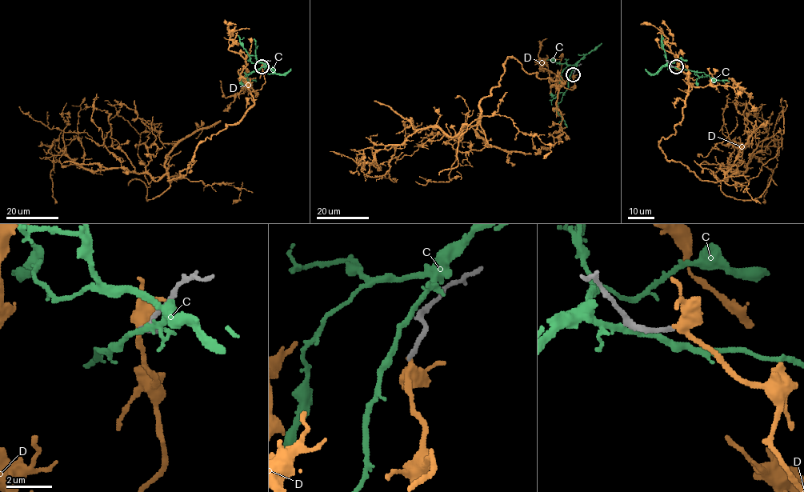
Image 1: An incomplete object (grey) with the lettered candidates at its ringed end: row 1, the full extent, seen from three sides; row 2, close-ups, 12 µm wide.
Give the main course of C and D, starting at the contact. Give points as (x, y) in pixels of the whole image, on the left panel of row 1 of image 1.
C: (262, 66), (247, 75), (248, 80), (256, 81)
D: (262, 66), (254, 104), (202, 141), (170, 182), (123, 168), (82, 168), (65, 154), (63, 132), (19, 106)

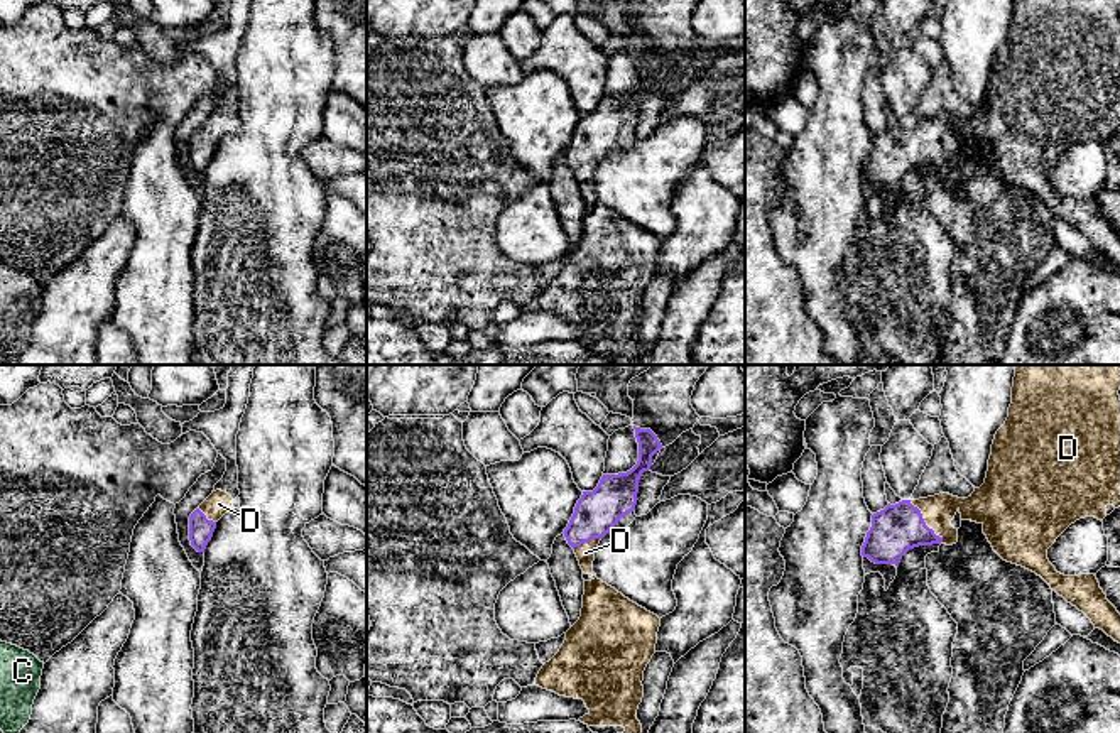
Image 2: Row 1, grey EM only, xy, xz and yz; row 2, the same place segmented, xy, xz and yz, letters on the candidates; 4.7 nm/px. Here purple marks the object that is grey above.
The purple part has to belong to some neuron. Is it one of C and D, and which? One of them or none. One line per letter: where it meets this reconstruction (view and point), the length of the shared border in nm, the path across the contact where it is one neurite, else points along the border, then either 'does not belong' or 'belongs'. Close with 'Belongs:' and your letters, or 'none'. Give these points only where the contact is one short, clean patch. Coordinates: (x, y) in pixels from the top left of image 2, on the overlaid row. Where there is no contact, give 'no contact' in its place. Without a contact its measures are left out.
C: no contact; does not belong
D: contact yz (924, 522); length 260 nm; way yz (896, 529), (911, 522), (924, 522), (938, 510); belongs
Belongs: D

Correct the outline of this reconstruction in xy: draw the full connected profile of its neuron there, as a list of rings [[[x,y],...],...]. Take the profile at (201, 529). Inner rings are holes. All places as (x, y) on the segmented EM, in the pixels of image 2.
[[[221,490],[213,491],[189,517],[189,540],[198,552],[204,552],[216,522],[233,510],[233,498]]]

